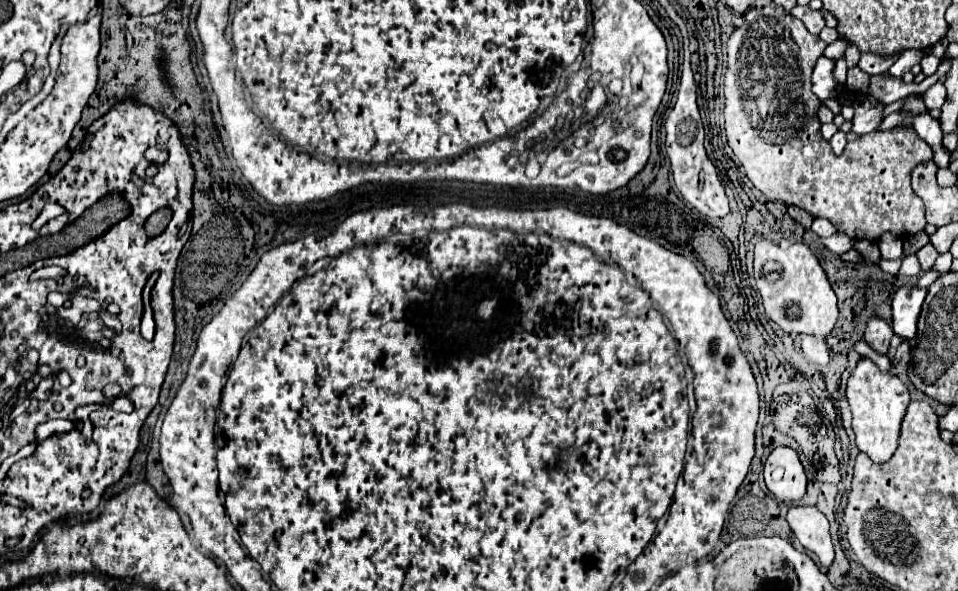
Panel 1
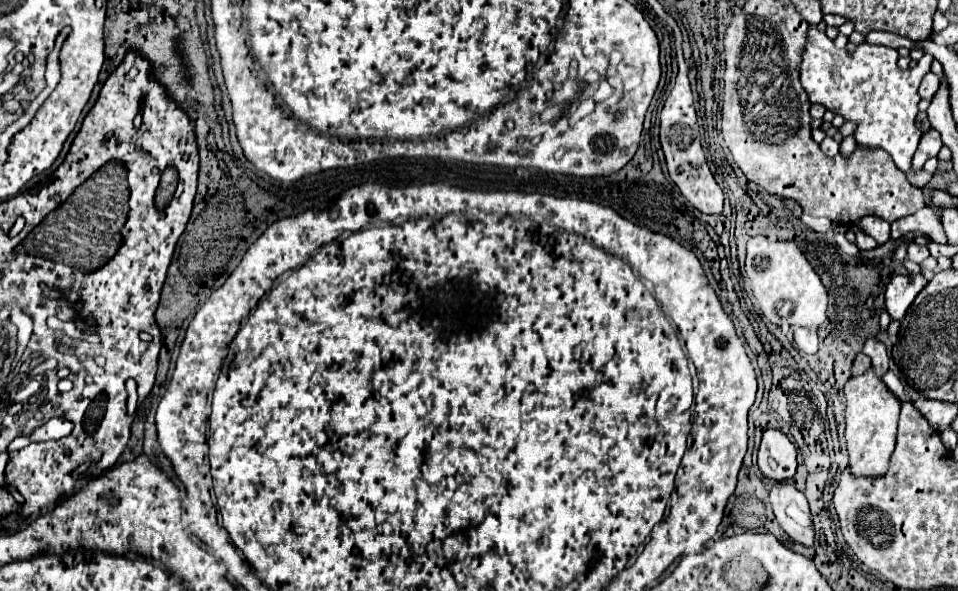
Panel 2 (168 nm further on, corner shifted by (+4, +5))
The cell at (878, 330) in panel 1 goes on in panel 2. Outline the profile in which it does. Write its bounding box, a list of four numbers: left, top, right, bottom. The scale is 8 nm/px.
[862,338,890,378]

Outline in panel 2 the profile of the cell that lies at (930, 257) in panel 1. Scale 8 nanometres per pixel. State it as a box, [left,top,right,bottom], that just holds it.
[906,242,930,264]

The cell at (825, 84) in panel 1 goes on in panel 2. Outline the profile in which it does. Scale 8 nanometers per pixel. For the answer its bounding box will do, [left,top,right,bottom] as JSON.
[800,24,940,190]

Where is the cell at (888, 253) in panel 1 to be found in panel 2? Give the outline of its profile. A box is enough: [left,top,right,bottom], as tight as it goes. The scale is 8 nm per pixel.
[856,216,890,244]

